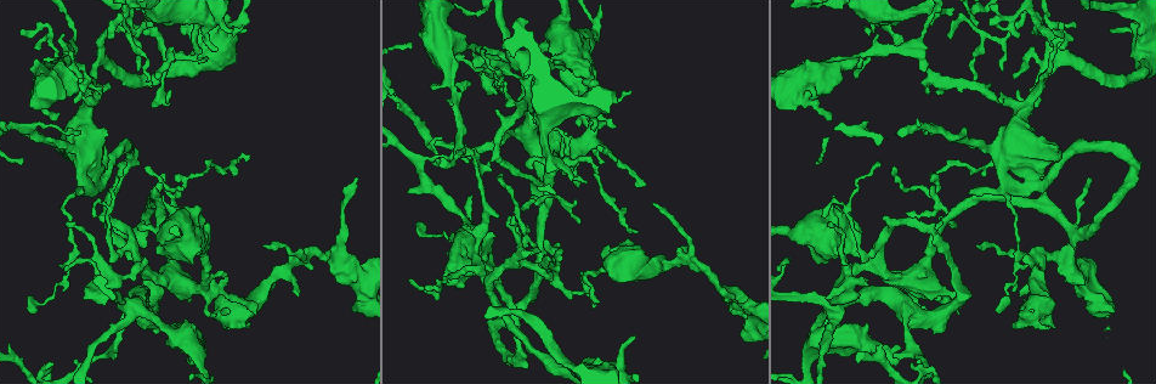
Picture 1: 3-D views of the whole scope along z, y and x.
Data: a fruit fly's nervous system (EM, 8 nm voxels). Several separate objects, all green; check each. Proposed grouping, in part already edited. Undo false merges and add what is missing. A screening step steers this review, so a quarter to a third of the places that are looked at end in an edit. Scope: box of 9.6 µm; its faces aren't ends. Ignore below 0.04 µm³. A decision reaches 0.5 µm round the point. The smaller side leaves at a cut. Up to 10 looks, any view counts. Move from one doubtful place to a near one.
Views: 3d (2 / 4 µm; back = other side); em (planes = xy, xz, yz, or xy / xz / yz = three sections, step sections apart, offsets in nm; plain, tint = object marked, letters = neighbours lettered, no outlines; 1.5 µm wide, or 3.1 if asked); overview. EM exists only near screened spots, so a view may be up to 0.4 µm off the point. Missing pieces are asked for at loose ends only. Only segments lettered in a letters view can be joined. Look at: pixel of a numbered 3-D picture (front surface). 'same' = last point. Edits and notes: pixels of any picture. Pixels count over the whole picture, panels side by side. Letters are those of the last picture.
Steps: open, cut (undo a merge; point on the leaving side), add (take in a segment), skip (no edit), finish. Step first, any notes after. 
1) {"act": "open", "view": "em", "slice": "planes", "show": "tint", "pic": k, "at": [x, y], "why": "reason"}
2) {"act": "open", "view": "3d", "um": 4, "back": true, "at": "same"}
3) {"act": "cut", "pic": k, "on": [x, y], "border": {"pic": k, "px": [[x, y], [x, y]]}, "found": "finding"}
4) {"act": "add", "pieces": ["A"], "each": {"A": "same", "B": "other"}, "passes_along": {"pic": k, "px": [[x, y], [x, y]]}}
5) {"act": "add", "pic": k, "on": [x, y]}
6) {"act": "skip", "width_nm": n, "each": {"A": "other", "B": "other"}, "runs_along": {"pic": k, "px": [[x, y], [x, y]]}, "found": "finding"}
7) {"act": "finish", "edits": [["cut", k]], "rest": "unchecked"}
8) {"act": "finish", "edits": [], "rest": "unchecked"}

{"act": "open", "view": "em", "slice": "xy", "step": 4, "show": "letters", "pic": 1, "at": [686, 245]}

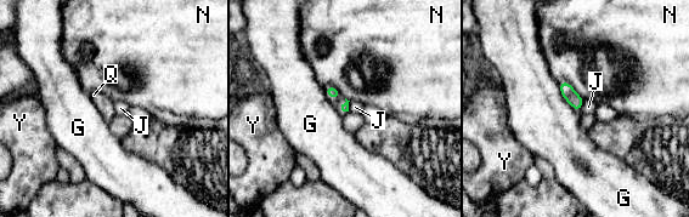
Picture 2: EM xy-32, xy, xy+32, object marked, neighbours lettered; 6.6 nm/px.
{"act": "open", "view": "em", "slice": "planes", "show": "letters", "at": "same", "why": "cut it another way"}

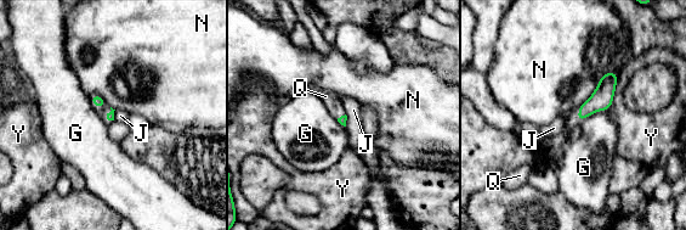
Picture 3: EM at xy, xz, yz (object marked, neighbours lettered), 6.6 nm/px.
{"act": "add", "pieces": ["Q"], "each": {"G": "other", "J": "other", "N": "other", "Q": "same", "Y": "other"}, "passes_along": {"pic": 3, "px": [[602, 97], [577, 114], [553, 142]]}, "found": "the neuron continues"}

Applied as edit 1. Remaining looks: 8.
{"act": "open", "view": "3d", "um": 4, "pic": 1, "at": [1055, 303], "why": "branch stops here"}

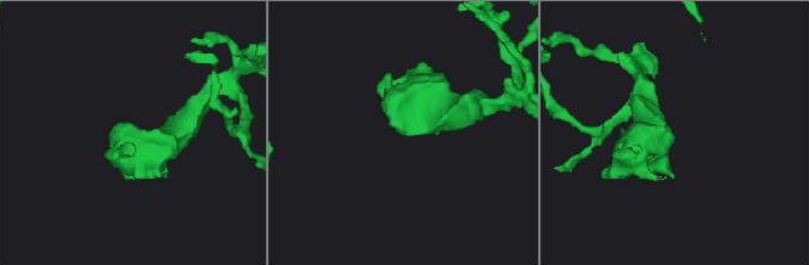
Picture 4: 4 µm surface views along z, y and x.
{"act": "open", "view": "em", "slice": "yz", "step": 8, "show": "letters", "pic": 4, "at": [672, 133]}

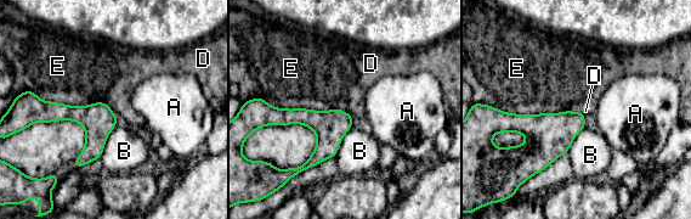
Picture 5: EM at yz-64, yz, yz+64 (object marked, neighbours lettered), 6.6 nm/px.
{"act": "open", "view": "em", "slice": "planes", "show": "letters", "at": "same"}

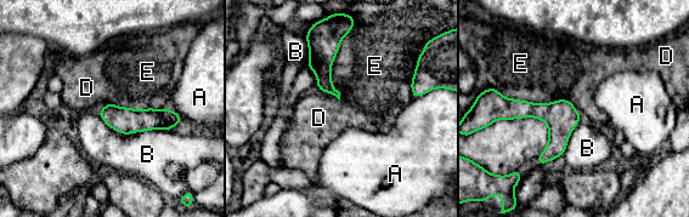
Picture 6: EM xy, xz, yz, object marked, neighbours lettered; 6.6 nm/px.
{"act": "skip", "each": {"A": "other", "B": "other", "D": "other", "E": "other"}, "found": "none of them fits"}

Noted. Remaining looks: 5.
{"act": "open", "view": "3d", "um": 2, "pic": 1, "at": [162, 174], "why": "an open end"}

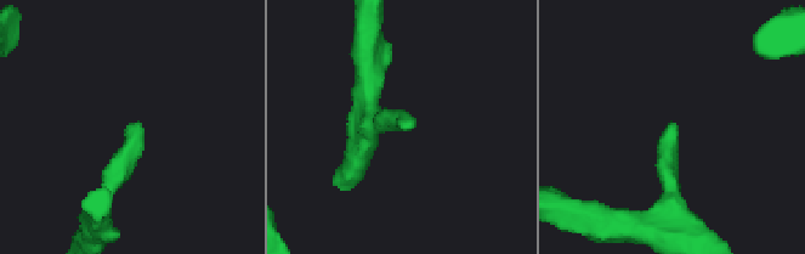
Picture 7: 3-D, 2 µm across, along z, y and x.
{"act": "open", "view": "em", "slice": "xy", "step": 4, "show": "tint", "pic": 7, "at": [667, 127], "why": "need the tissue"}

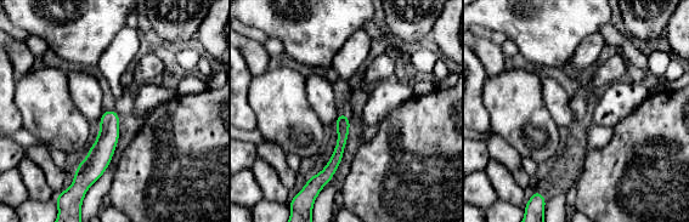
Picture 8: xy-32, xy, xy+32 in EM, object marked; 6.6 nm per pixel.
{"act": "open", "view": "em", "slice": "planes", "show": "letters", "at": "same", "why": "cut it another way"}

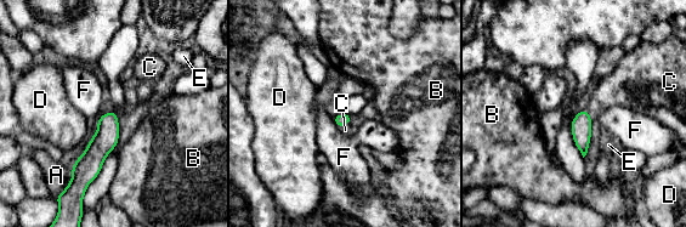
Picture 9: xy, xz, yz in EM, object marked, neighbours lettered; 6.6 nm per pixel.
{"act": "add", "pieces": ["C"], "each": {"A": "other", "B": "other", "C": "same", "D": "other", "E": "other", "F": "other"}, "passes_along": {"pic": 9, "px": [[344, 119], [342, 125], [345, 130]]}, "found": "the neuron continues"}

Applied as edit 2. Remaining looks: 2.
{"act": "open", "view": "overview"}

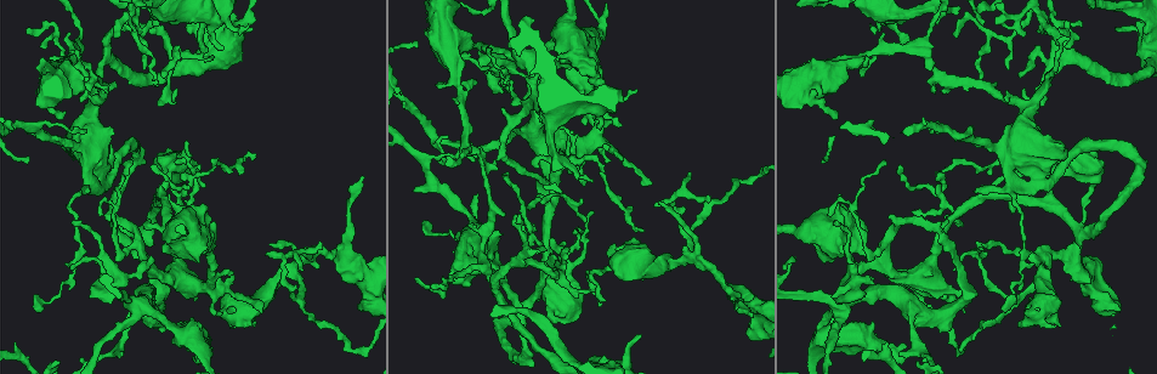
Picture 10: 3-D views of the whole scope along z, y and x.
{"act": "open", "view": "em", "slice": "planes", "show": "letters", "pic": 10, "at": [480, 155], "why": "sharp bend"}

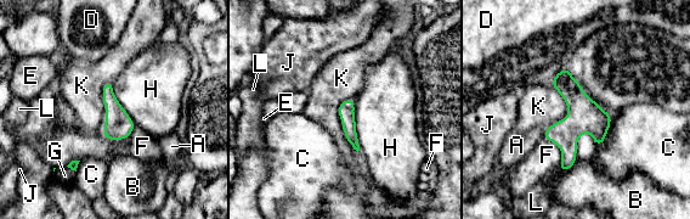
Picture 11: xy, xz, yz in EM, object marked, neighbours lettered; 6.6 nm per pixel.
{"act": "skip", "width_nm": 100, "each": {"A": "other", "B": "other", "C": "other", "D": "other", "E": "other", "F": "other", "G": "other", "H": "other", "J": "other", "K": "other", "L": "other"}, "border": {"pic": 11, "px": [[340, 122], [345, 139], [357, 152]]}, "found": "one neuron here"}

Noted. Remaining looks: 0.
{"act": "finish", "edits": [["add", 3], ["add", 9]], "rest": "unchecked"}

